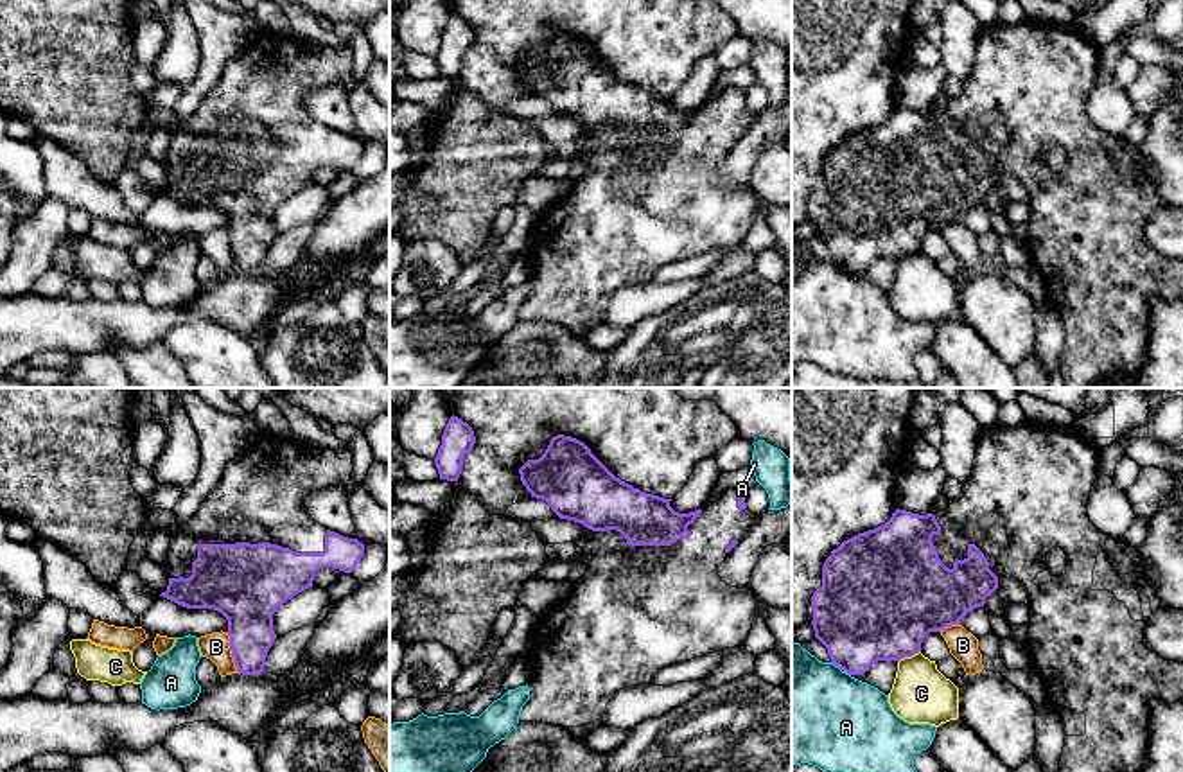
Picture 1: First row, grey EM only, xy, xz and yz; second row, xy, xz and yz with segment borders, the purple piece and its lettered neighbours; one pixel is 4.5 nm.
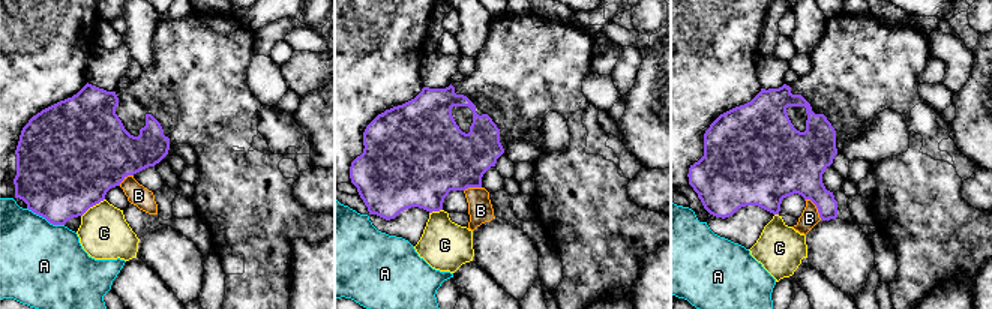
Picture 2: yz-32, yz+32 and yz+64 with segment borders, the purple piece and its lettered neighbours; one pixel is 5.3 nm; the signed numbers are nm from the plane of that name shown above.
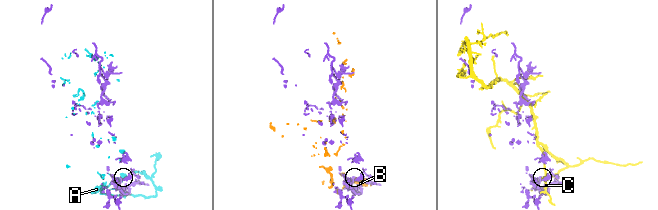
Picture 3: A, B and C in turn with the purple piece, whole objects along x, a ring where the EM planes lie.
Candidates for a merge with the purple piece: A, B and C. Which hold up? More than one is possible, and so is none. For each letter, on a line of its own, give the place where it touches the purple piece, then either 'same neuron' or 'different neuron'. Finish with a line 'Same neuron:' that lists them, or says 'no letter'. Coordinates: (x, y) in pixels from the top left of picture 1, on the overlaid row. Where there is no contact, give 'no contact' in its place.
A: contact yz (837, 665); different neuron
B: contact xy (232, 652); different neuron
C: contact yz (909, 656); different neuron
Same neuron: no letter

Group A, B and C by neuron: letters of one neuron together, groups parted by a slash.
A / B / C

